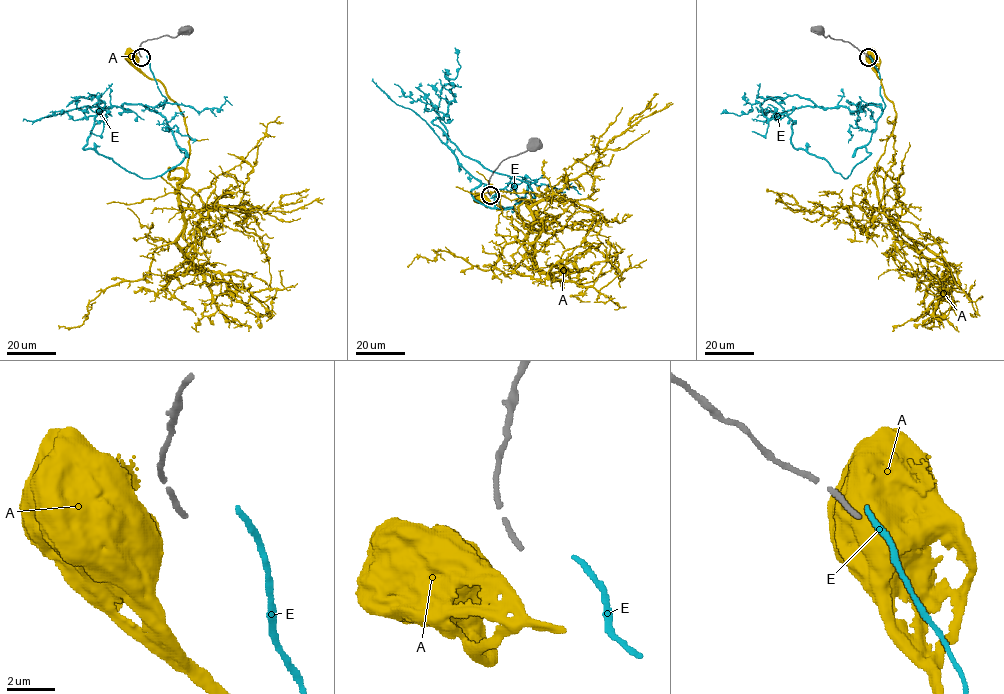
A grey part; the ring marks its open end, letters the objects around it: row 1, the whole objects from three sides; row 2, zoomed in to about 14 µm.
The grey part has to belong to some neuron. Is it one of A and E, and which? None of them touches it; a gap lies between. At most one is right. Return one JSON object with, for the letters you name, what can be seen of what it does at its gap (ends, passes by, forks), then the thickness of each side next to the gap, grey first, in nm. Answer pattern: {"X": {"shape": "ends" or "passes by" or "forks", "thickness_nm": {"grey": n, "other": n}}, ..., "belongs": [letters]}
{"belongs": []}

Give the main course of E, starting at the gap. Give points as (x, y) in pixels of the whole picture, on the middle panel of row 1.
E: (495, 196), (513, 212), (474, 198), (480, 182), (427, 98), (425, 108), (445, 114), (454, 99), (455, 47)

